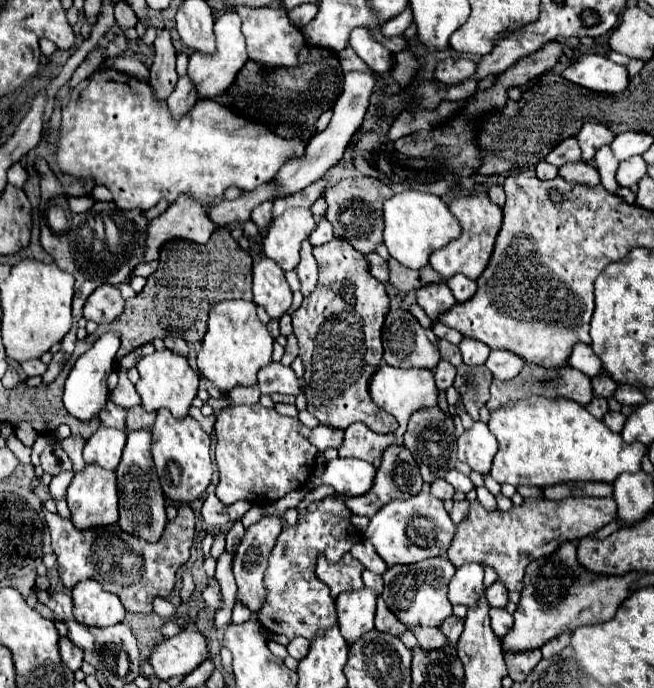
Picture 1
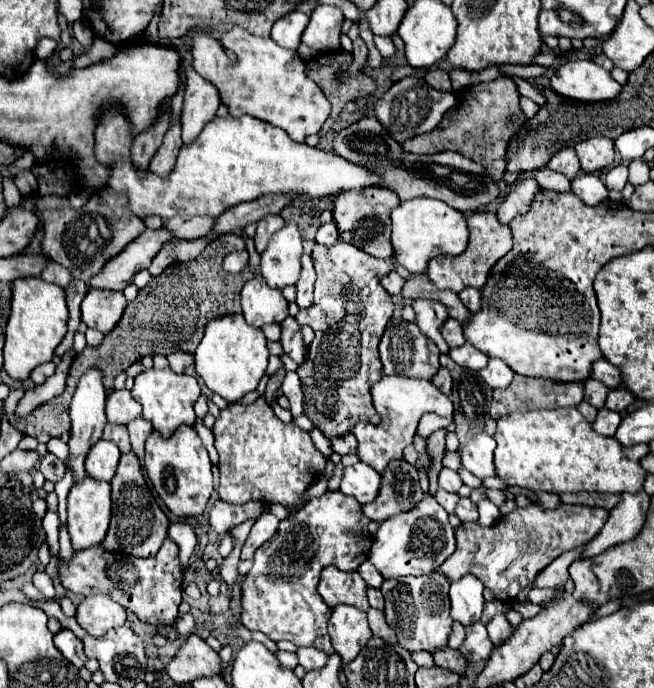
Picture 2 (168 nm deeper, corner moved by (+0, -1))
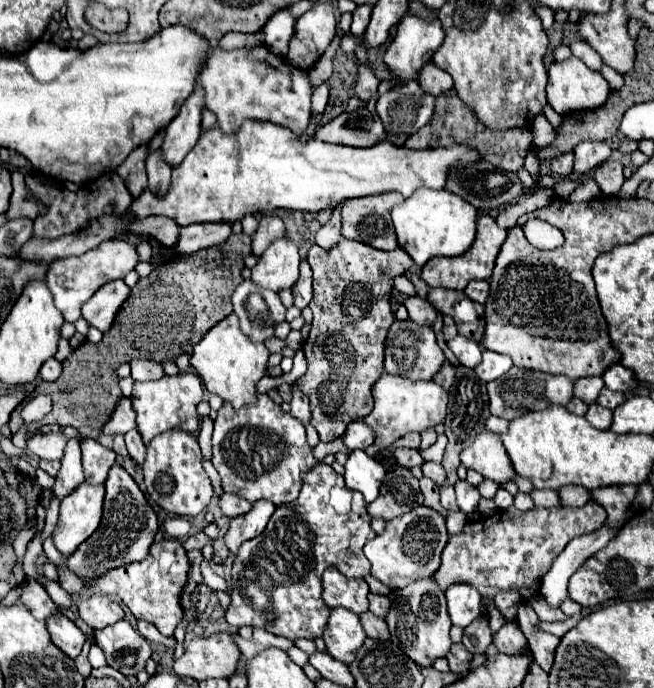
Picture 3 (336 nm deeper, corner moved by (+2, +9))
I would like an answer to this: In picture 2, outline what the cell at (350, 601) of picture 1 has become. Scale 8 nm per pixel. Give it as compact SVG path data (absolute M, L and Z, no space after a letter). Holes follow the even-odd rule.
M338 605L332 609L328 631L332 637L332 645L336 653L340 653L344 663L352 661L372 637L366 611L360 611L352 605Z

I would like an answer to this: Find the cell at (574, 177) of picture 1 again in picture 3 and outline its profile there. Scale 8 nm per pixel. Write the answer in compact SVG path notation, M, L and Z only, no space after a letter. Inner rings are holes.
M586 177L584 181L582 181L582 185L568 197L568 201L572 201L572 203L580 203L580 201L590 201L592 197L596 197L600 193L600 189L598 189L598 185L590 179L590 177Z

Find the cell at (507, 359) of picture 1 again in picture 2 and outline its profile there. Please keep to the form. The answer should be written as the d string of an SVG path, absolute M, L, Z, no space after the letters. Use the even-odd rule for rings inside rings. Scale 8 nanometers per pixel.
M490 359L488 365L480 371L480 375L492 389L498 389L498 387L508 387L512 383L514 371L504 361Z

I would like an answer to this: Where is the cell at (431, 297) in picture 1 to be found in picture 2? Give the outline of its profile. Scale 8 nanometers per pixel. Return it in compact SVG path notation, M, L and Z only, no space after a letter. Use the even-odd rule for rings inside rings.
M416 299L412 307L416 311L416 325L420 327L420 331L436 343L440 353L448 353L450 347L440 335L440 327L450 317L448 309L440 301L434 301L434 299Z

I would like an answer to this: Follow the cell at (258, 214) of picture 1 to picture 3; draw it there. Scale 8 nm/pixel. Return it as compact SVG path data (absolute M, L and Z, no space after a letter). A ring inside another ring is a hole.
M264 215L260 219L260 227L256 231L256 235L252 237L252 251L256 257L260 257L270 243L274 243L278 237L284 237L284 223L282 219L274 217L274 215Z

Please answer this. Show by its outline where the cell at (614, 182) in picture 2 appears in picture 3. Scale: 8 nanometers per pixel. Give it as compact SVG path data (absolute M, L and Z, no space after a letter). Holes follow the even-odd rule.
M604 161L594 169L594 181L598 183L600 191L606 195L616 195L624 183L622 163L620 161Z

